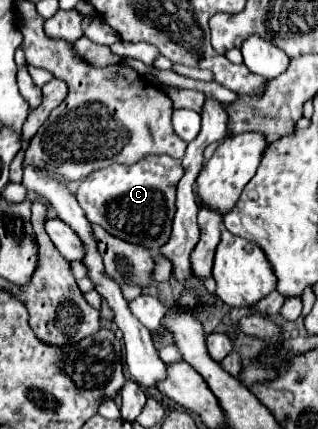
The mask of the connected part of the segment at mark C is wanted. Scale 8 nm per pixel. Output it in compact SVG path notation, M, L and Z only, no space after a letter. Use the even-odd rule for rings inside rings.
M147 155L135 165L113 163L101 171L93 171L93 175L79 185L77 199L85 211L85 217L93 225L103 227L107 233L123 241L143 245L147 249L159 249L171 235L175 187L181 177L183 167L179 159Z

